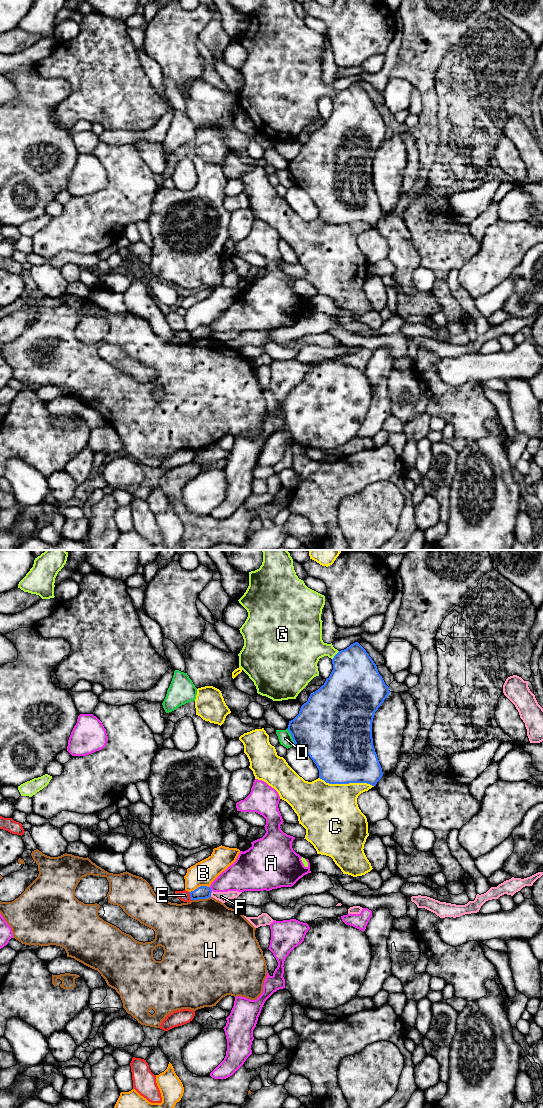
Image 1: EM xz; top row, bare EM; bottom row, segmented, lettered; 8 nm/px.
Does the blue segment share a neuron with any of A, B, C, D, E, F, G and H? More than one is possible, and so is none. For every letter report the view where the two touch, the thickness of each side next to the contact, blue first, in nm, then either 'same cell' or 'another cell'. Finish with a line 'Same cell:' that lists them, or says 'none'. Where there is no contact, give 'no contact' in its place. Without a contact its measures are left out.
A: contact in xz; calibres 110 and 220 nm; another cell
B: contact in xz; calibres 110 and 200 nm; another cell
C: contact in xz; calibres 480 and 440 nm; another cell
D: contact in xz; calibres 460 and 110 nm; another cell
E: contact in xz; calibres 110 and 90 nm; another cell
F: contact in xz; calibres 110 and 80 nm; another cell
G: contact in xz; calibres 380 and 300 nm; another cell
H: contact in xz; calibres 110 and 480 nm; another cell
Same cell: none

